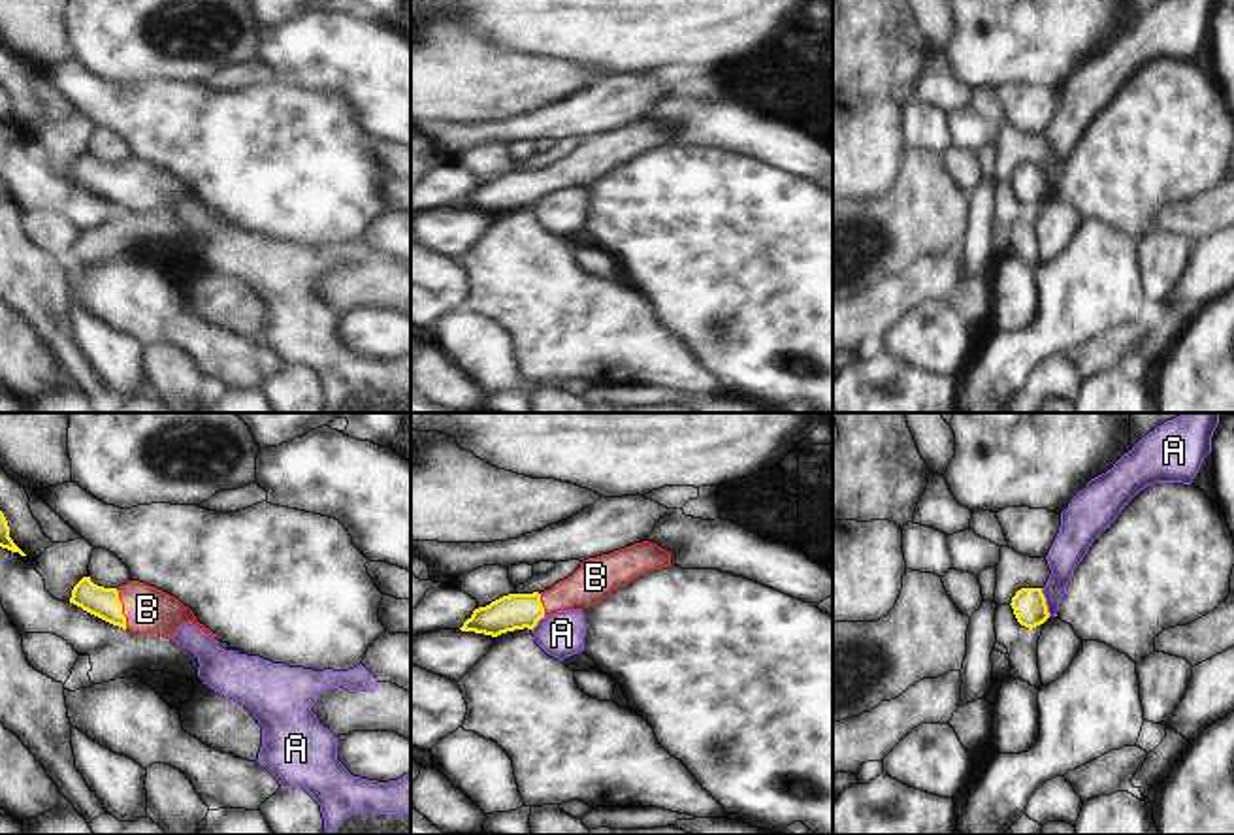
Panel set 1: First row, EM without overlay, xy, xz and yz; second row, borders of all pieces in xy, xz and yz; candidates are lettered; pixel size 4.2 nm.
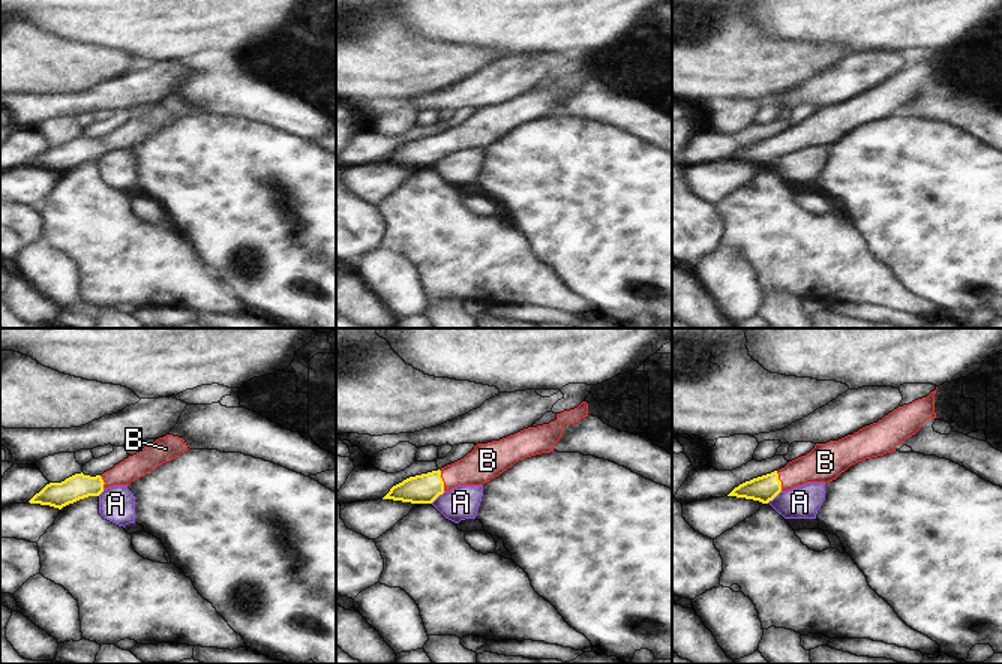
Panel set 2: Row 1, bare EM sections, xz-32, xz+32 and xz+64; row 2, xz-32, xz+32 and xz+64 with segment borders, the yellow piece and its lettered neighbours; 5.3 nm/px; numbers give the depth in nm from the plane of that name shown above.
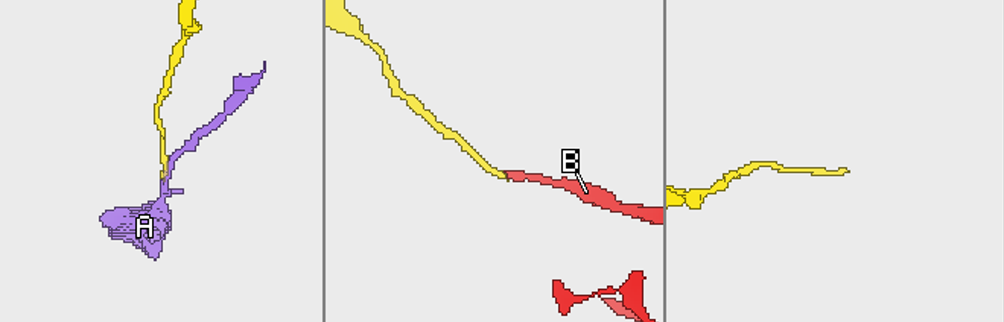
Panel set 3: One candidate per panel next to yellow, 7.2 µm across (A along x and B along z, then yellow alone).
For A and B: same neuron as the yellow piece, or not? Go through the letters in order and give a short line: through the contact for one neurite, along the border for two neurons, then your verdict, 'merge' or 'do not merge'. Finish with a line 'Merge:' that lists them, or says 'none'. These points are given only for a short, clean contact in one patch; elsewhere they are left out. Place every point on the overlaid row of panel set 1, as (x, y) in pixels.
A: line yz (1040, 589), (1050, 615); do not merge
B: line xy (97, 600), (121, 609), (147, 609); merge
Merge: B

